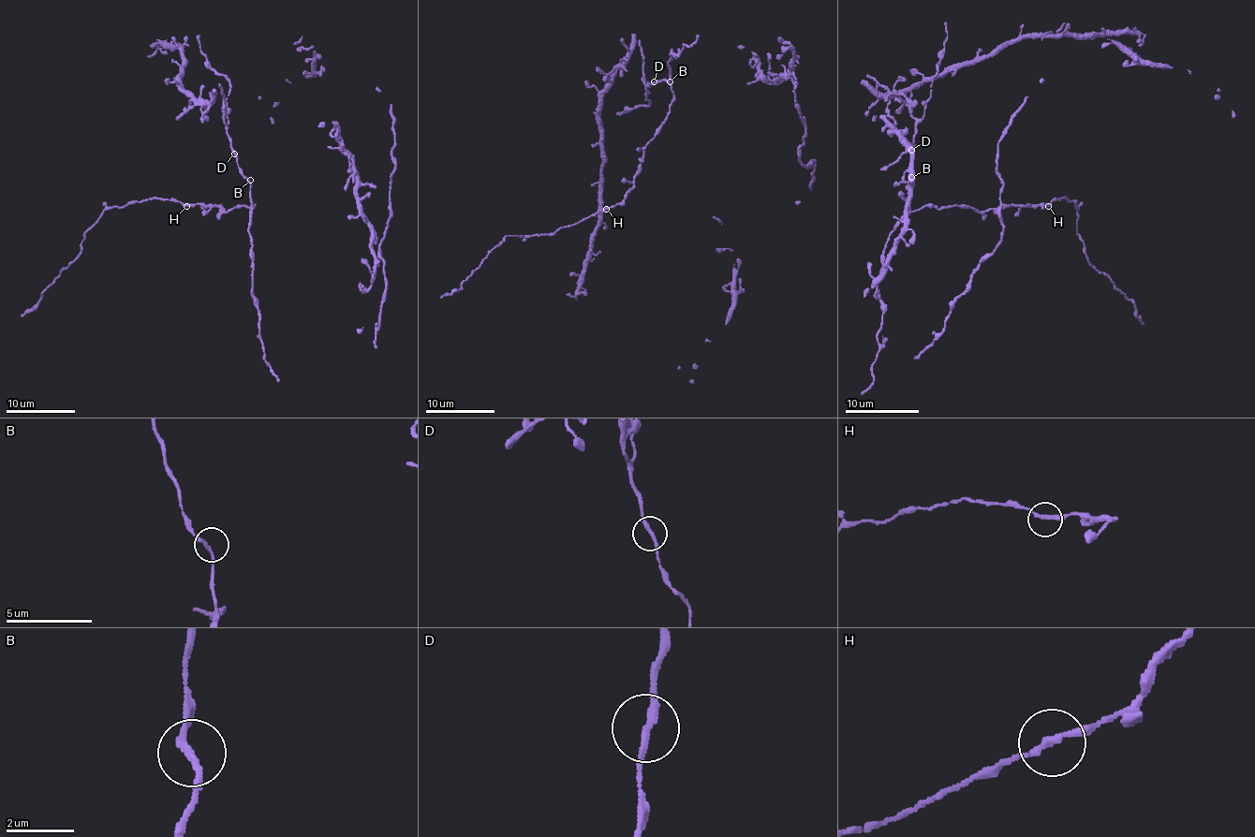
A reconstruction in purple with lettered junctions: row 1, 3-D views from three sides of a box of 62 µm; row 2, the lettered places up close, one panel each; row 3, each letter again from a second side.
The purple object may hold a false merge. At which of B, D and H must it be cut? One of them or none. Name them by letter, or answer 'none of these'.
none of these

